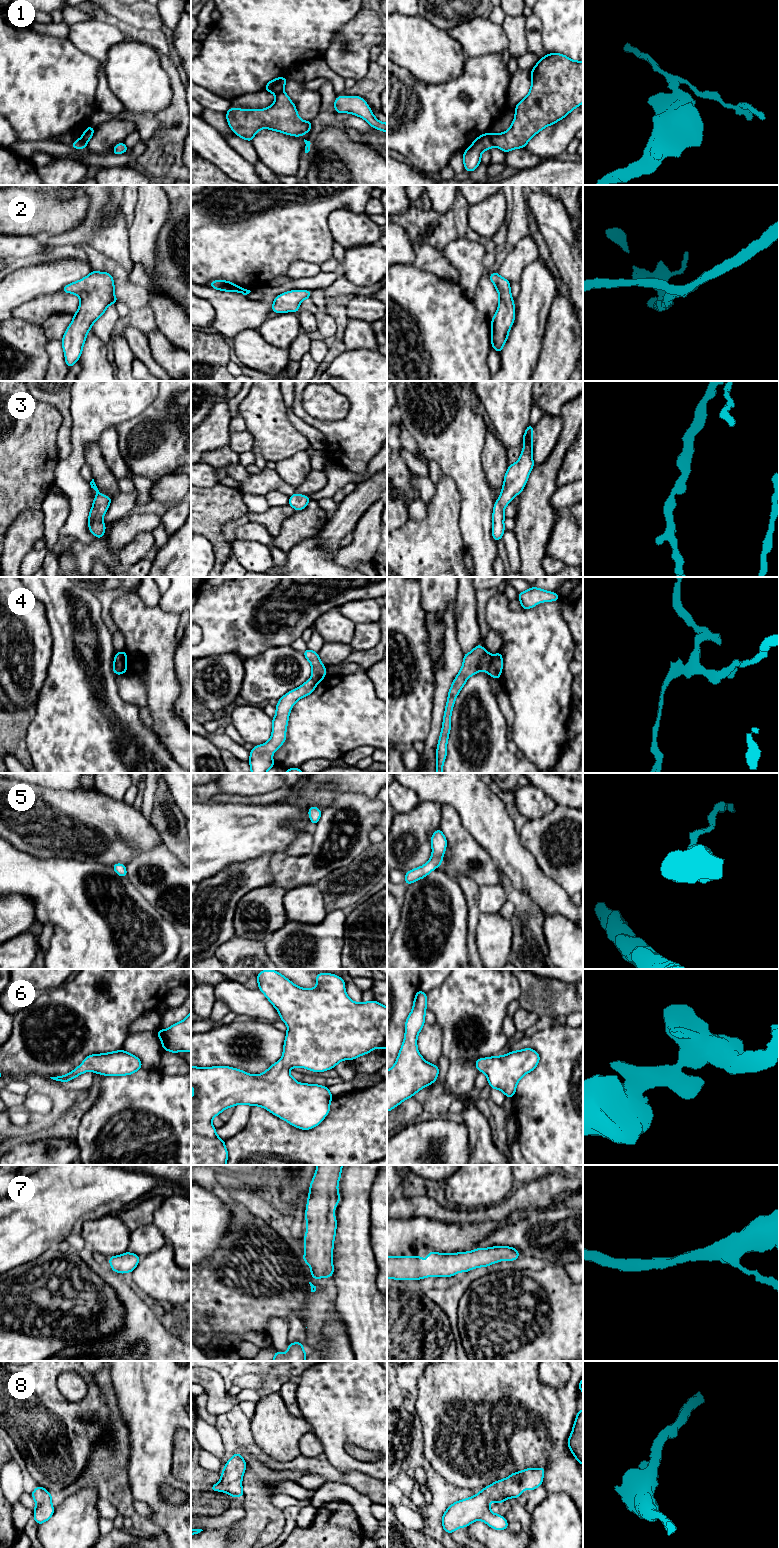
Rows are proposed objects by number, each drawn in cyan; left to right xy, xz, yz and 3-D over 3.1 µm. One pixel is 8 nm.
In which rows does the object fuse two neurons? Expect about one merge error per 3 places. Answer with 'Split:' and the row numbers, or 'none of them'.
Split: 1, 4

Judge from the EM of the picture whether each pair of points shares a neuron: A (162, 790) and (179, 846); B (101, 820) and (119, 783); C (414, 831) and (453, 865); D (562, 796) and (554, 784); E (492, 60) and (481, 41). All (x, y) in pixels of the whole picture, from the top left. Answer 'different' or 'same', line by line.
A: same
B: different
C: different
D: same
E: different

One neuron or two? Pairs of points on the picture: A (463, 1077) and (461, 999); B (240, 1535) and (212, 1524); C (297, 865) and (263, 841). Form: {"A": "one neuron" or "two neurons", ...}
{"A": "one neuron", "B": "two neurons", "C": "two neurons"}

